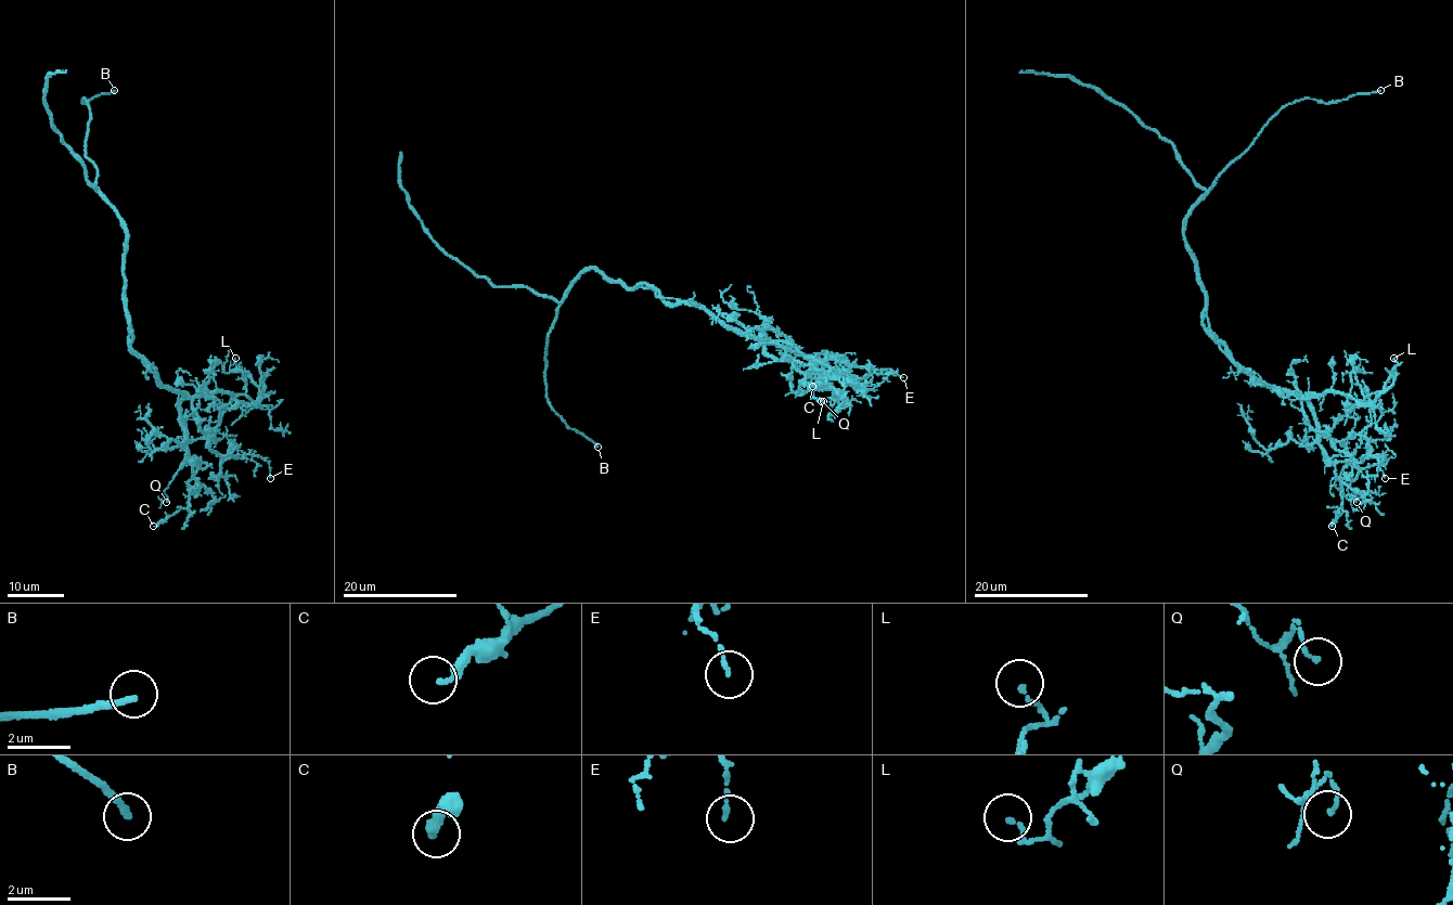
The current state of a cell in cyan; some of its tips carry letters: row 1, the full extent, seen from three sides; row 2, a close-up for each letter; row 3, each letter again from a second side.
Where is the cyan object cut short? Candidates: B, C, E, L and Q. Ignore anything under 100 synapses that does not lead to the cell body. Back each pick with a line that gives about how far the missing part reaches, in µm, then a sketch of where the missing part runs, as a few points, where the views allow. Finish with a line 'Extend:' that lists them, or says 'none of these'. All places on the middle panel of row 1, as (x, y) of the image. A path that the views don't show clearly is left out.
B: about 20 µm are missing
Extend: B

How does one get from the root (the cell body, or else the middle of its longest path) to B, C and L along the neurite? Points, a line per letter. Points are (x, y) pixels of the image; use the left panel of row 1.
B: (124, 284), (125, 227), (97, 185), (97, 171), (85, 153), (90, 108), (81, 100), (88, 103), (114, 90)
C: (124, 284), (131, 348), (152, 365), (161, 384), (182, 397), (181, 428), (195, 482), (185, 507), (153, 526)
L: (124, 284), (131, 348), (163, 385), (190, 397), (230, 392), (233, 401), (253, 403), (260, 386), (235, 358)

